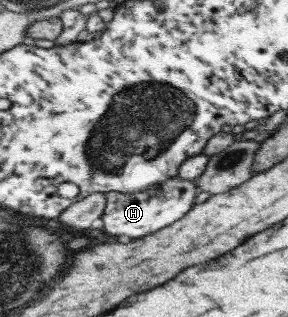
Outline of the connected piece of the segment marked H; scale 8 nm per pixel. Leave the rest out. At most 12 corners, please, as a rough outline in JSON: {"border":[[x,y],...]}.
{"border":[[177,175],[141,192],[108,192],[111,236],[141,238],[193,206],[195,180]]}

